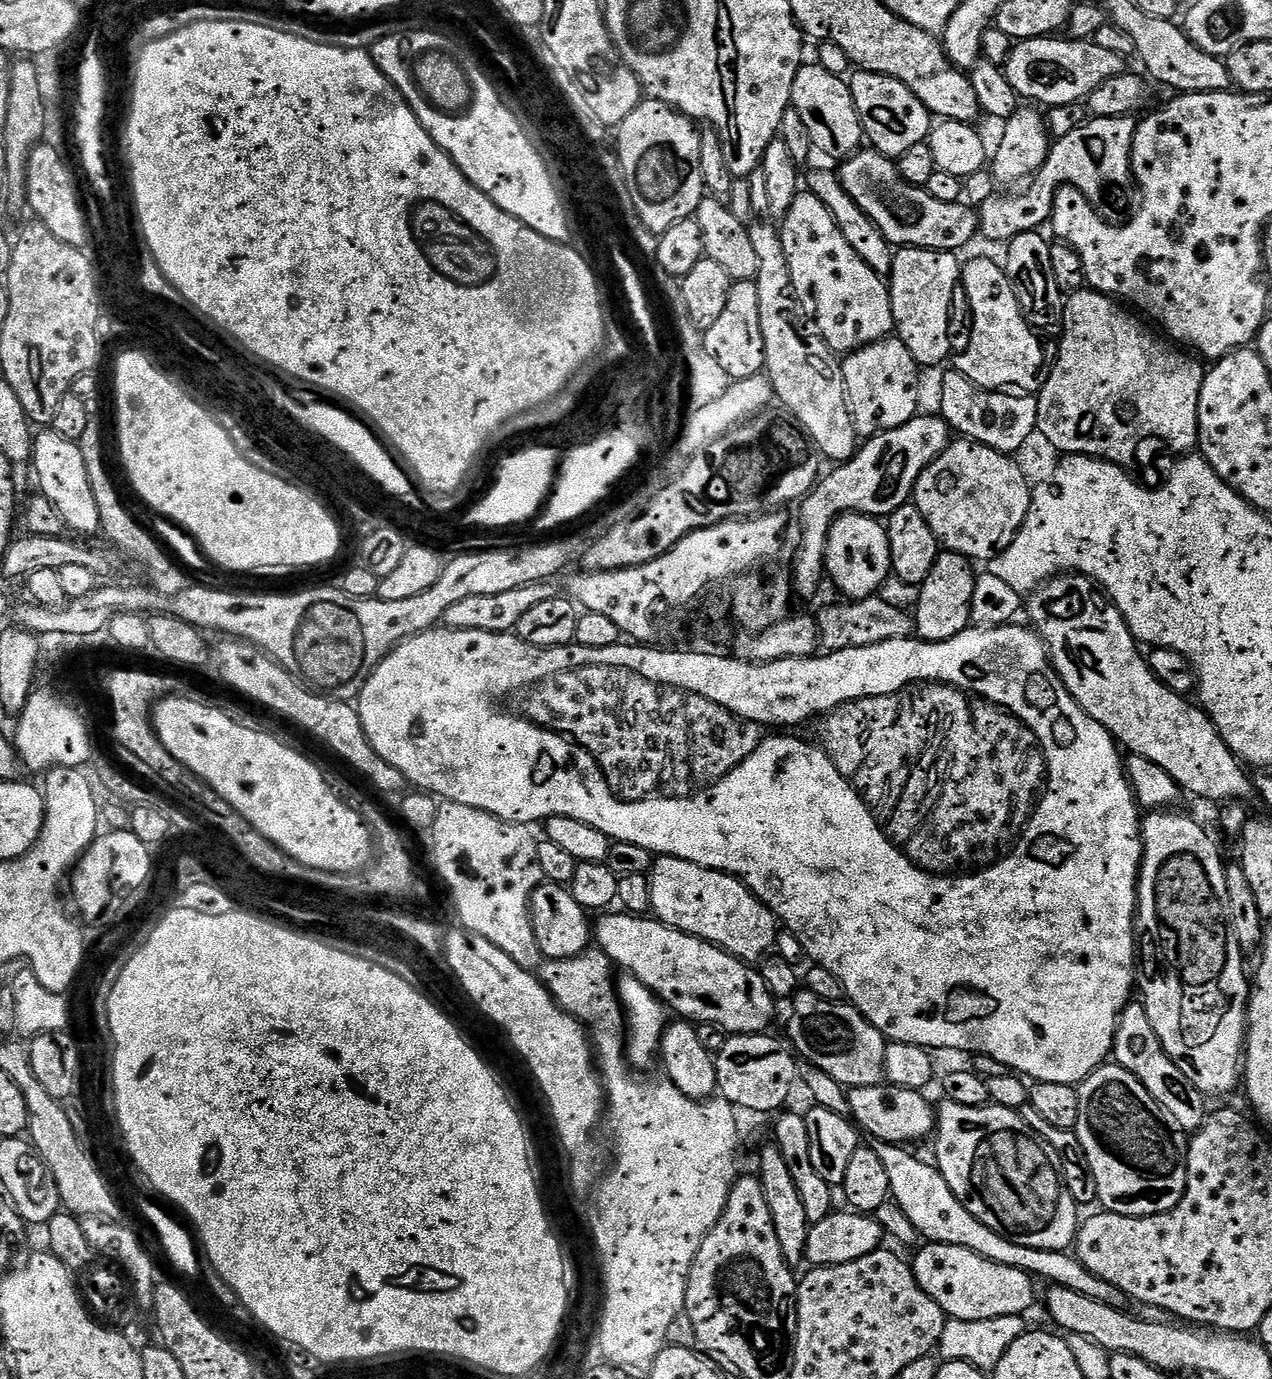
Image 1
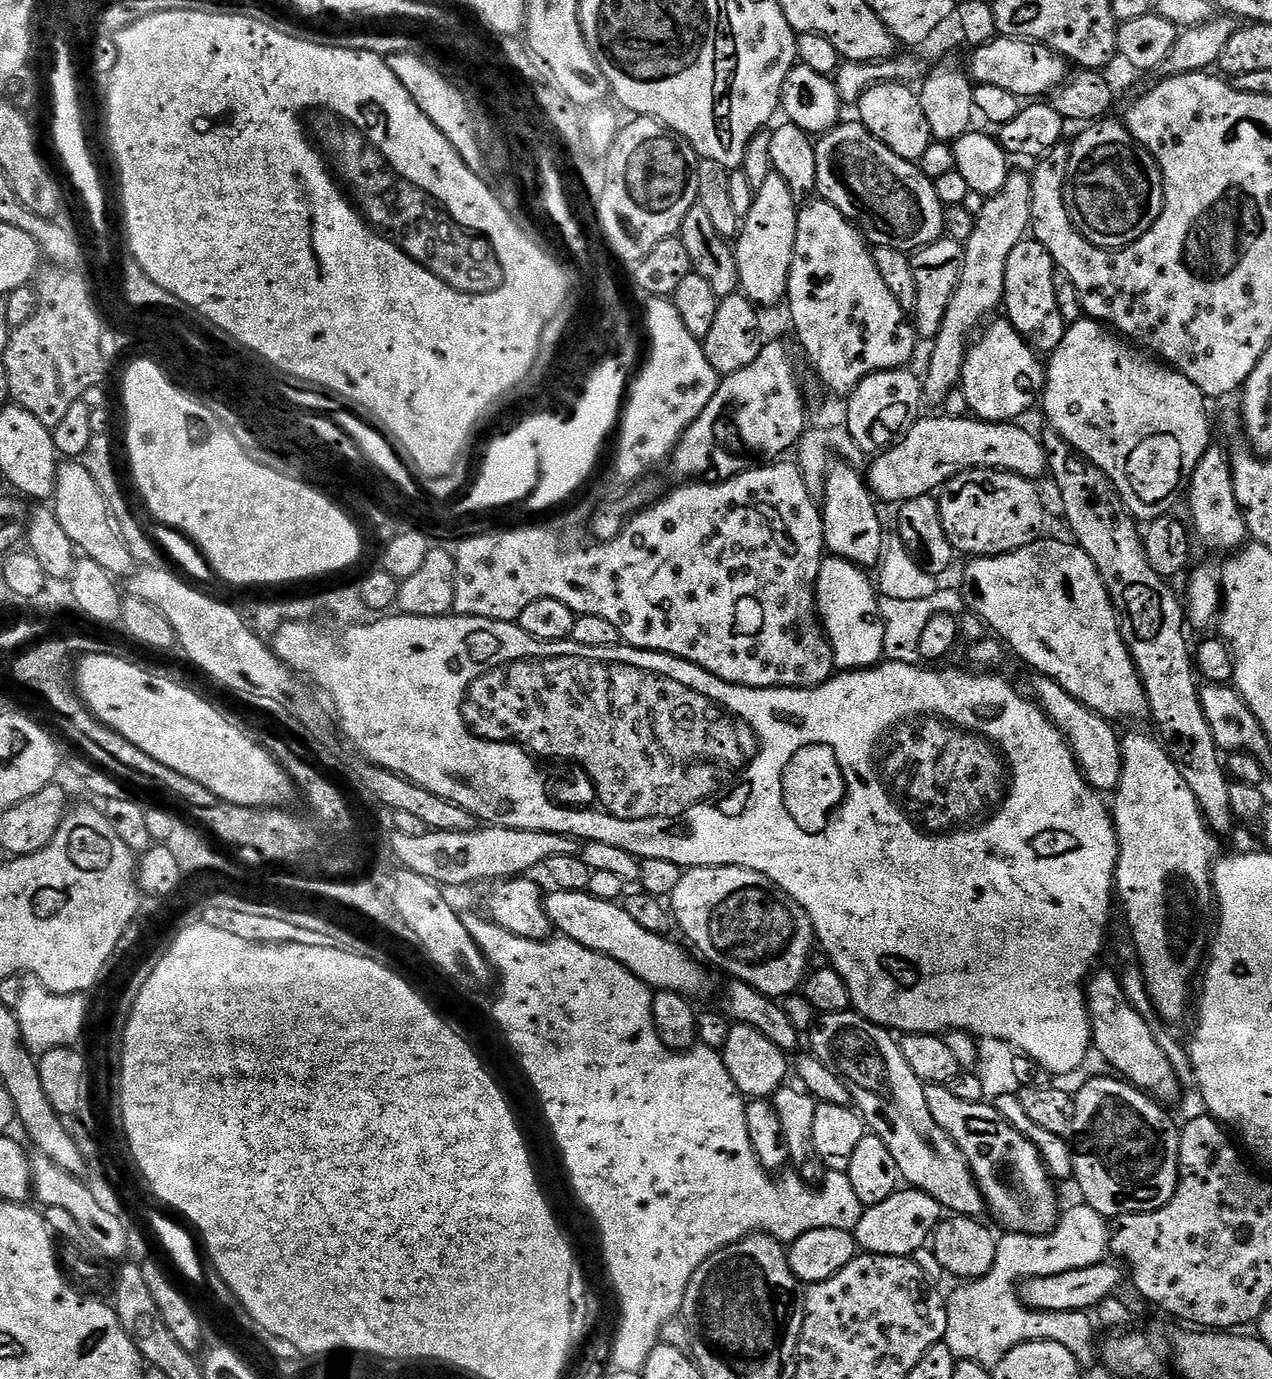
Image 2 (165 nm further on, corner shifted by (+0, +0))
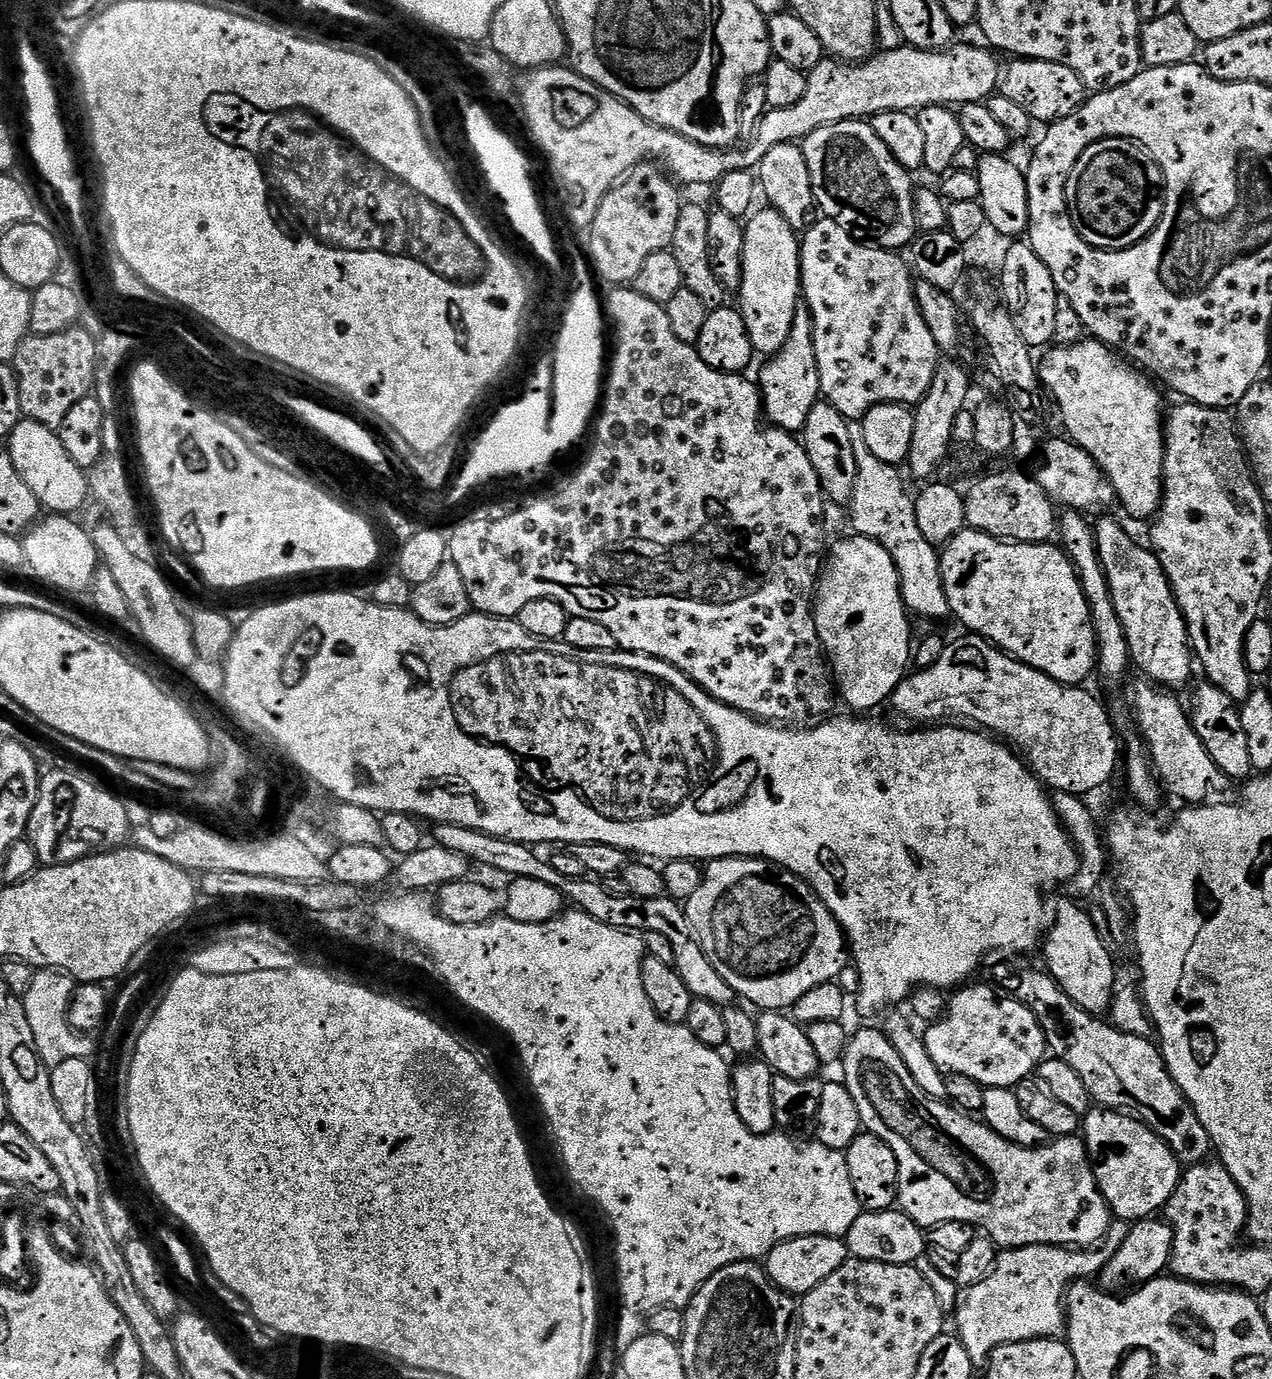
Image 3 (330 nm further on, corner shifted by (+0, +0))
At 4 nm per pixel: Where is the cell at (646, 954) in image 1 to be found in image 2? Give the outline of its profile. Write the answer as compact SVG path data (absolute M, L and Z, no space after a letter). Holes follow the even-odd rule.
M552 890L544 897L546 914L563 939L573 940L603 956L614 958L653 990L681 992L696 998L704 988L704 972L675 944L675 939L650 934L638 926L619 903L594 898L586 892Z

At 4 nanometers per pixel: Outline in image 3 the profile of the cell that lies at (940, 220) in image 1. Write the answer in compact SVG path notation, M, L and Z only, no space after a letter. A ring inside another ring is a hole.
M847 120L822 126L802 141L802 147L810 166L815 207L821 208L827 219L838 222L855 240L873 248L904 250L911 245L918 235L913 173L890 154L871 123Z

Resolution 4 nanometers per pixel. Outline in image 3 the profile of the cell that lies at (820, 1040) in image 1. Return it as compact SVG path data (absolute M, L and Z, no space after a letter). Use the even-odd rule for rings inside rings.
M879 1027L864 1028L861 1032L853 1031L851 1033L844 1051L843 1068L842 1082L850 1090L850 1098L854 1098L854 1106L858 1106L861 1125L871 1135L882 1138L882 1142L886 1142L886 1146L890 1146L890 1150L894 1150L894 1158L898 1162L896 1204L899 1211L904 1212L912 1219L917 1229L931 1230L940 1224L964 1223L977 1230L983 1230L991 1237L993 1243L1001 1249L1038 1246L1039 1244L1053 1244L1059 1248L1075 1246L1091 1249L1103 1241L1105 1234L1112 1227L1114 1219L1112 1209L1108 1207L1106 1198L1100 1193L1099 1186L1096 1185L1096 1175L1092 1169L1092 1160L1088 1156L1088 1147L1084 1145L1084 1141L1079 1135L1062 1136L1053 1139L1047 1144L1041 1144L1039 1148L1023 1148L1017 1144L1011 1144L1006 1138L994 1134L994 1130L990 1130L987 1124L973 1118L969 1113L960 1111L959 1108L951 1103L930 1098L930 1094L926 1094L926 1090L922 1090L922 1086L918 1086L918 1082L914 1082L910 1070L906 1070L906 1062L902 1062L902 1058L898 1058L898 1050L894 1050L894 1046L888 1041L888 1037L884 1035Z

